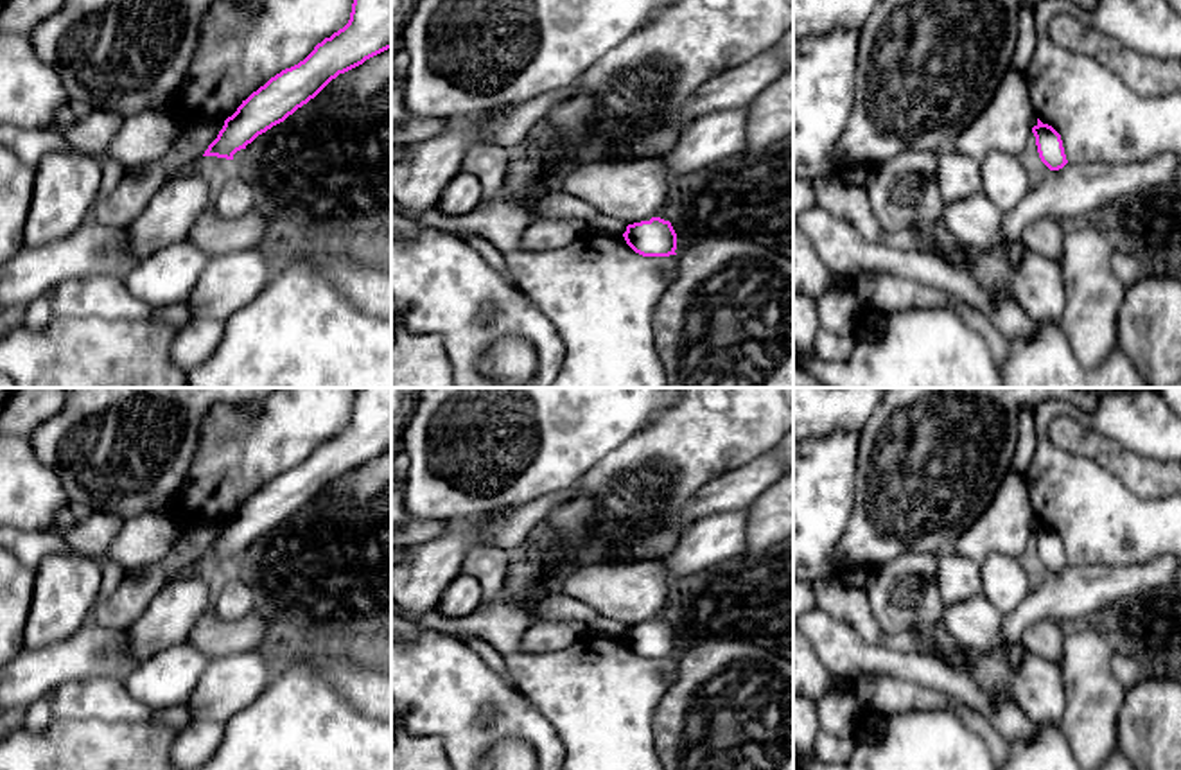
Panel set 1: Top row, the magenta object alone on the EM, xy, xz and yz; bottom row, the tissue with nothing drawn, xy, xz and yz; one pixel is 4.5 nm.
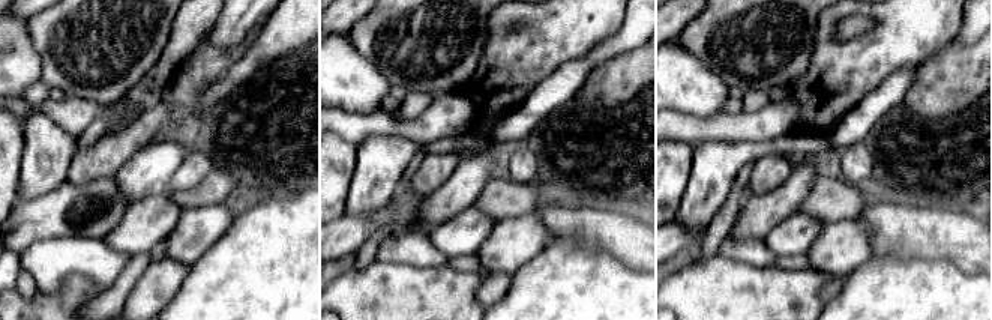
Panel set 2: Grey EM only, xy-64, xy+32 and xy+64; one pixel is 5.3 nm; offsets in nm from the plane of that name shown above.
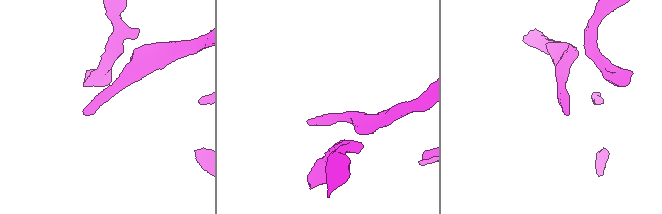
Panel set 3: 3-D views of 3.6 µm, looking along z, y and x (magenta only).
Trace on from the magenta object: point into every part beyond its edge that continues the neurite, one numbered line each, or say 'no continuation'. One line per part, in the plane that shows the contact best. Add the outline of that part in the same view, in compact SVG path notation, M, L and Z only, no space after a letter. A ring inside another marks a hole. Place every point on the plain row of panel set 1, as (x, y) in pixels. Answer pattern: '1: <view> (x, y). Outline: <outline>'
no continuation

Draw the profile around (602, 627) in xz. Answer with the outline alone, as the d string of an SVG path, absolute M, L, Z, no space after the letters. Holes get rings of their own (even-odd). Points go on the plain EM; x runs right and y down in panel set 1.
M598 616L590 625L585 626L585 632L598 637L619 639L626 634L626 628L628 626L621 623L612 623L607 617Z

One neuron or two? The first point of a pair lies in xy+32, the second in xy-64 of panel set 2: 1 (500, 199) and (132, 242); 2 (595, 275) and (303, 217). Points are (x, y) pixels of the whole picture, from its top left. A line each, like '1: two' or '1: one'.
1: two
2: one

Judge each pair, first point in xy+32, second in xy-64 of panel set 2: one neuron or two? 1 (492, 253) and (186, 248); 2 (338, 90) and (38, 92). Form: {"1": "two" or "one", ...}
{"1": "one", "2": "two"}

